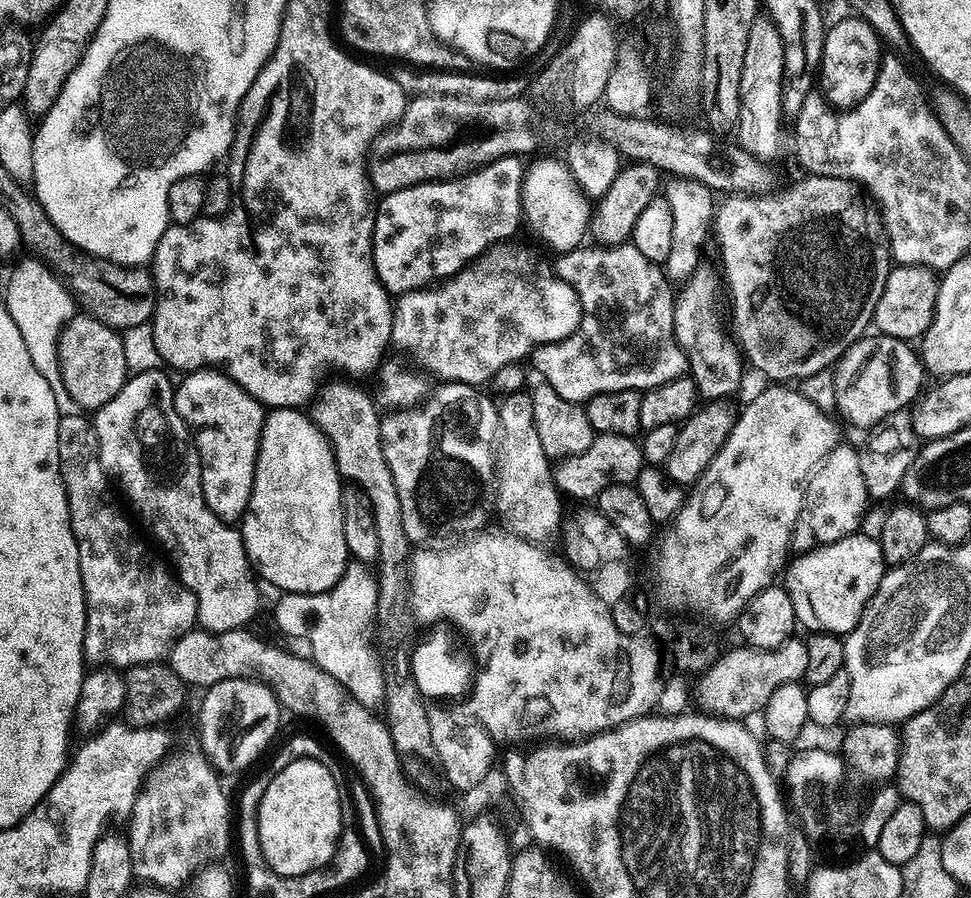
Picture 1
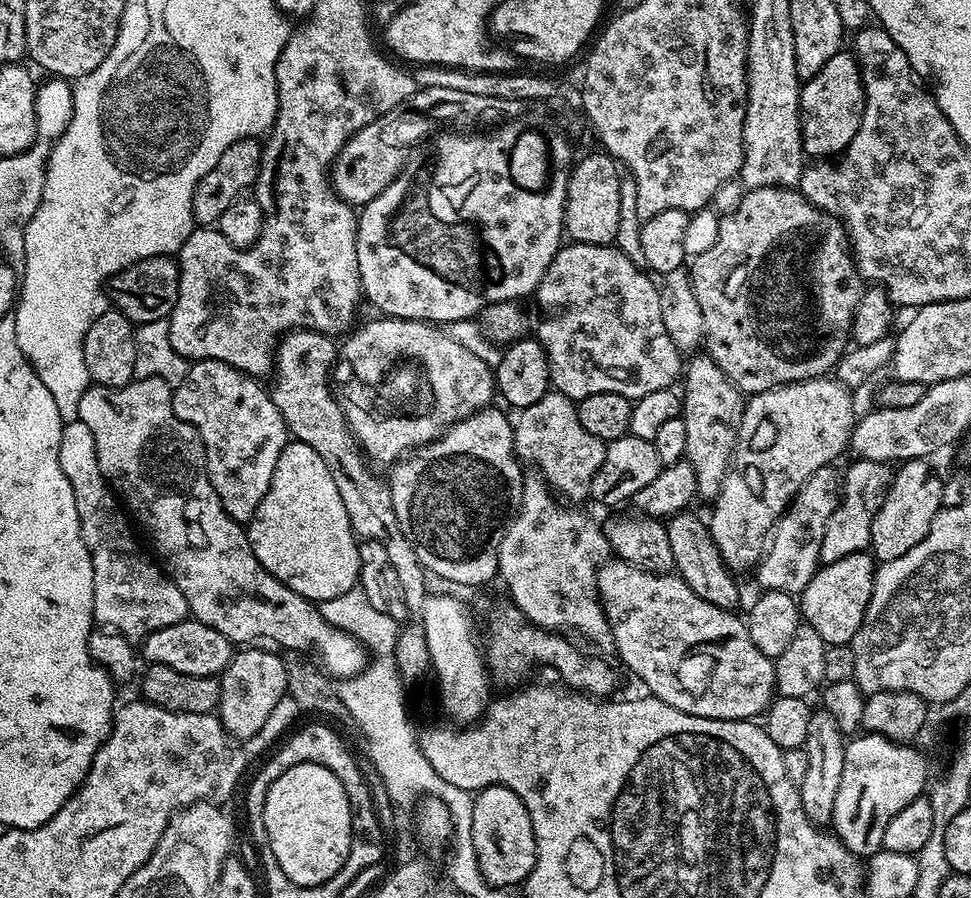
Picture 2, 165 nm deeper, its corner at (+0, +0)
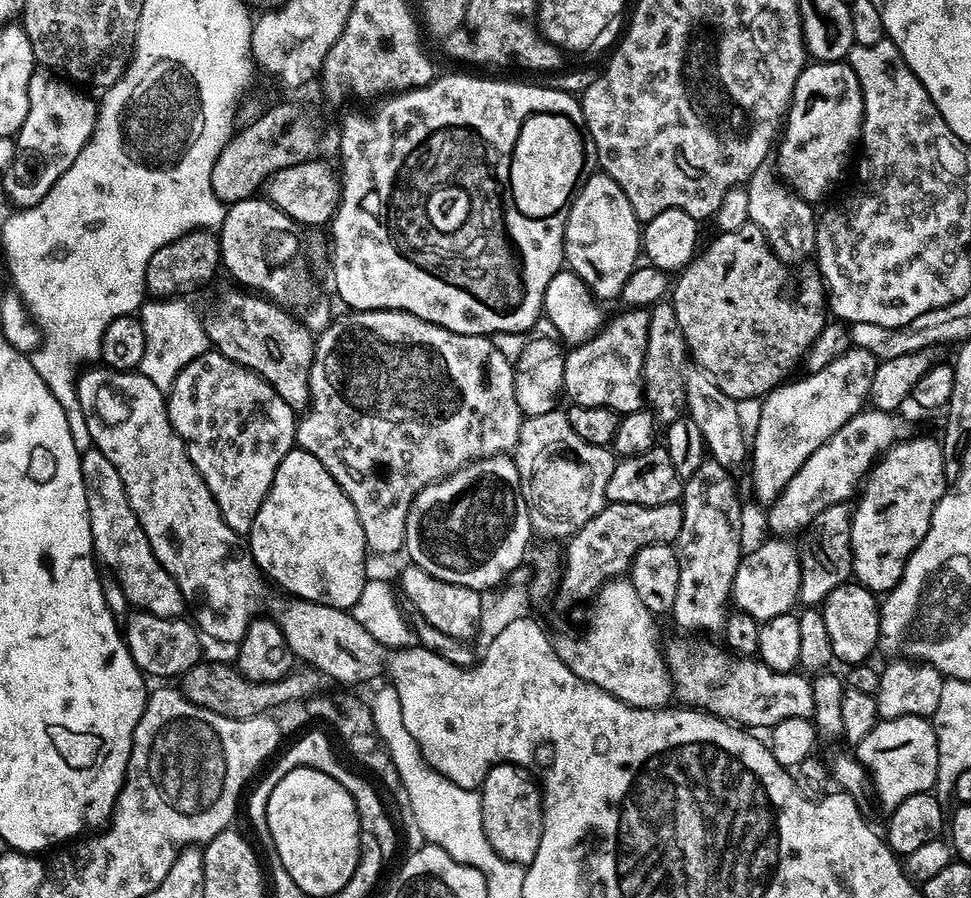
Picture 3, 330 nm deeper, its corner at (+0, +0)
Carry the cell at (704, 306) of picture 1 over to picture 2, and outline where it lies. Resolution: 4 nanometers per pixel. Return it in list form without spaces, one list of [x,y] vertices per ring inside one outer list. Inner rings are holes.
[[[696,354],[687,361],[682,372],[682,415],[686,422],[686,459],[694,466],[696,494],[702,501],[715,501],[722,490],[732,456],[736,452],[736,439],[742,426],[745,393],[736,387],[724,371],[707,354]]]

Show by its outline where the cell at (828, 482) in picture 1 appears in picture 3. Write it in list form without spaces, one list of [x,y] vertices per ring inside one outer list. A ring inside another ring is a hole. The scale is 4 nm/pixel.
[[[768,538],[753,552],[745,551],[734,574],[731,603],[741,612],[763,622],[792,612],[800,599],[800,550],[788,538]]]

